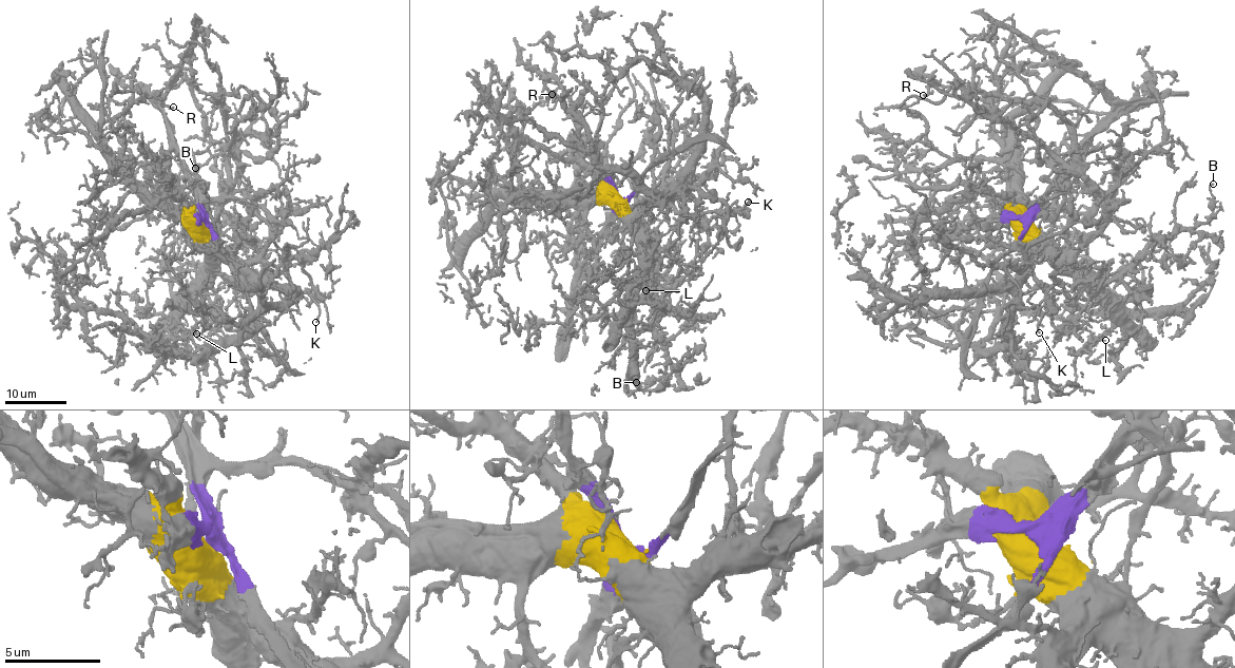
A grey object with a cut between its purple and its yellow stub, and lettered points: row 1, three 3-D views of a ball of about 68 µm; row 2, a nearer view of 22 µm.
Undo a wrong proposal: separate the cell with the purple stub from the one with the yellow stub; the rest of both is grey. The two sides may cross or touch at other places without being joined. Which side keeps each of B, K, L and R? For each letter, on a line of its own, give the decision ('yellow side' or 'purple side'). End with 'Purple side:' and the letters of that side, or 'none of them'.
B: yellow side
K: yellow side
L: yellow side
R: yellow side
Purple side: none of them

